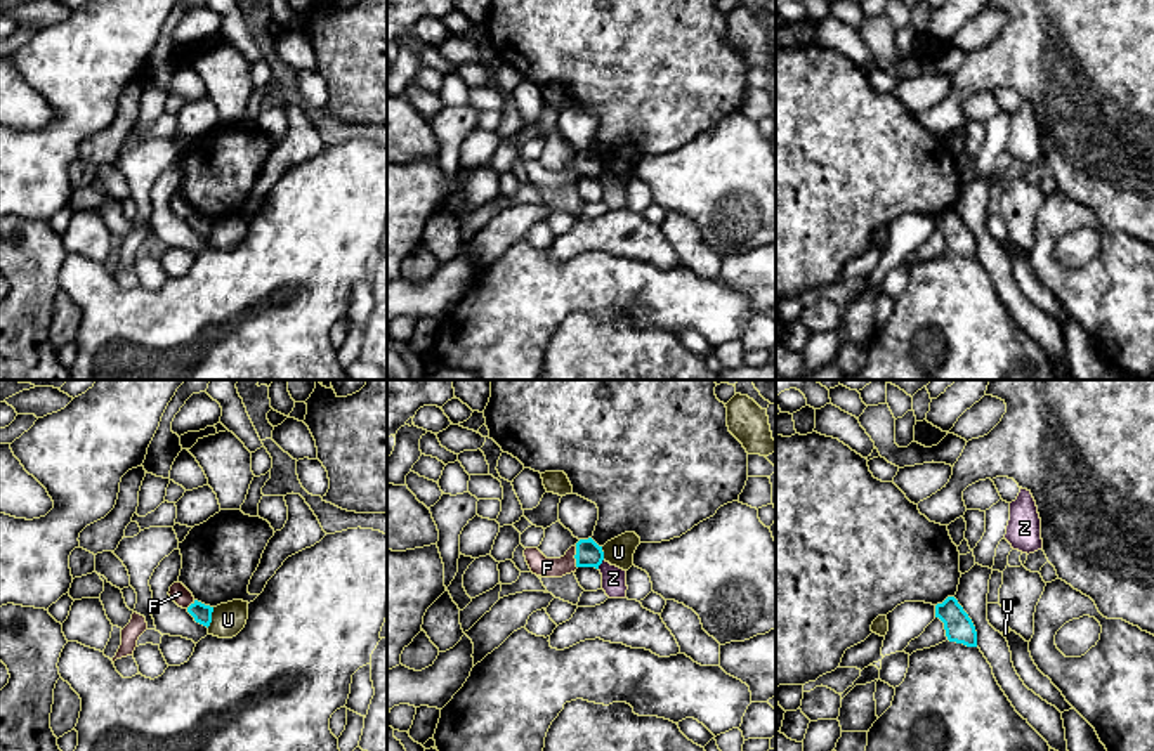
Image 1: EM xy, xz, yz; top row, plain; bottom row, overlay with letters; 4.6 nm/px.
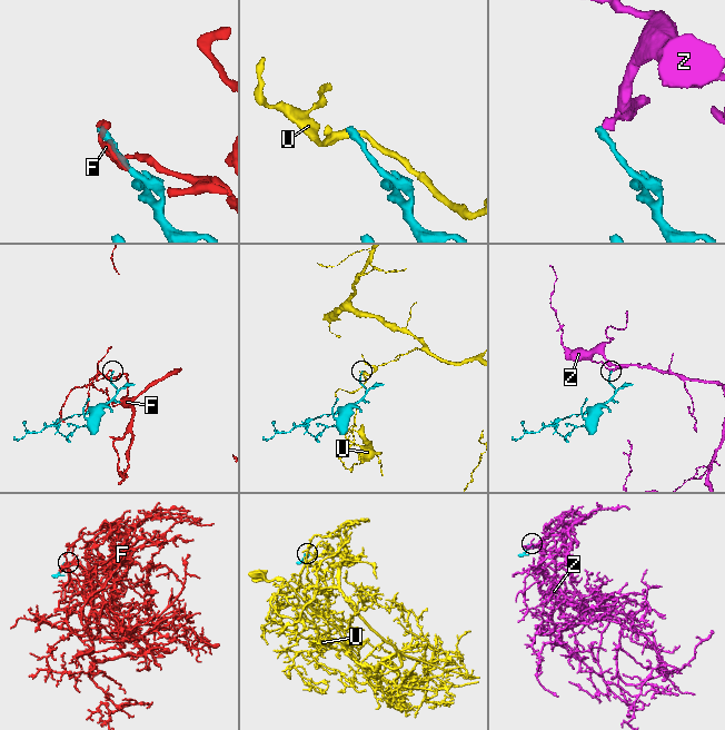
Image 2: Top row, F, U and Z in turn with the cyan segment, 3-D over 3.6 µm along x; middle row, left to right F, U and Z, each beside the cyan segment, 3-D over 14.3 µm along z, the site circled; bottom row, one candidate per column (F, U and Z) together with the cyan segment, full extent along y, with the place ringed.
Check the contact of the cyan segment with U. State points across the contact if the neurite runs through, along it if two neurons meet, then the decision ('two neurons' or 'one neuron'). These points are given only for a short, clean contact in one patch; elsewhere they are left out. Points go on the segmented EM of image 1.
along xy (214, 607), (207, 626) | two neurons

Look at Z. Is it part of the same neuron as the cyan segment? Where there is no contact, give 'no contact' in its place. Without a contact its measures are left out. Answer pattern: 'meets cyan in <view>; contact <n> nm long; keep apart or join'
meets cyan in xz; contact 50 nm long; keep apart

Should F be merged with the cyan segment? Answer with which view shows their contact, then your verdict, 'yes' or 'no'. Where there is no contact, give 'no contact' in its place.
meets cyan in xz; no

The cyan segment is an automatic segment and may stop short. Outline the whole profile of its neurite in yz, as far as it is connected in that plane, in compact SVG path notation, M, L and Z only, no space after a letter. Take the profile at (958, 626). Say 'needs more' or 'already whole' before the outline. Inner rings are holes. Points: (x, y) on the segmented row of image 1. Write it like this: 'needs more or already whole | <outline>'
already whole | M947 597L935 605L935 617L944 623L949 642L977 647L975 626L954 597Z

